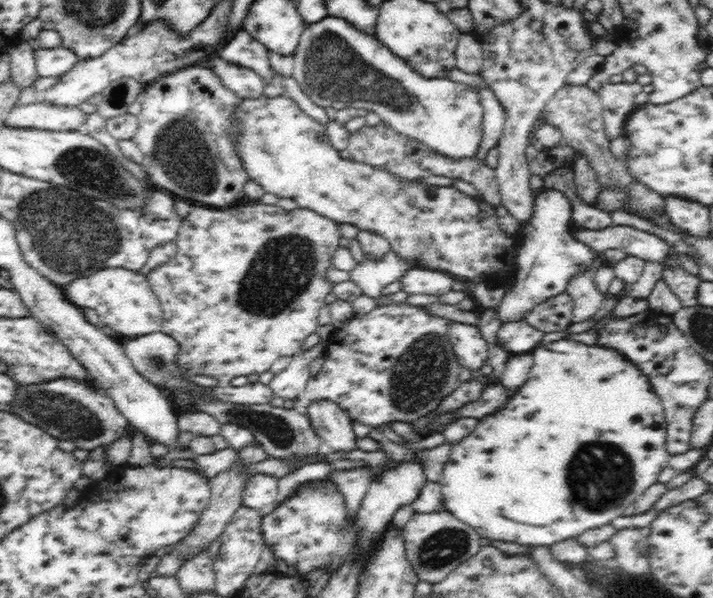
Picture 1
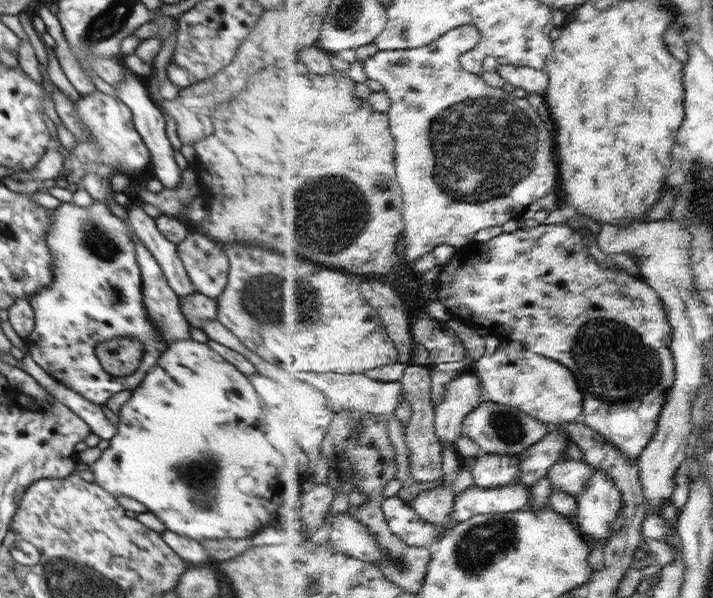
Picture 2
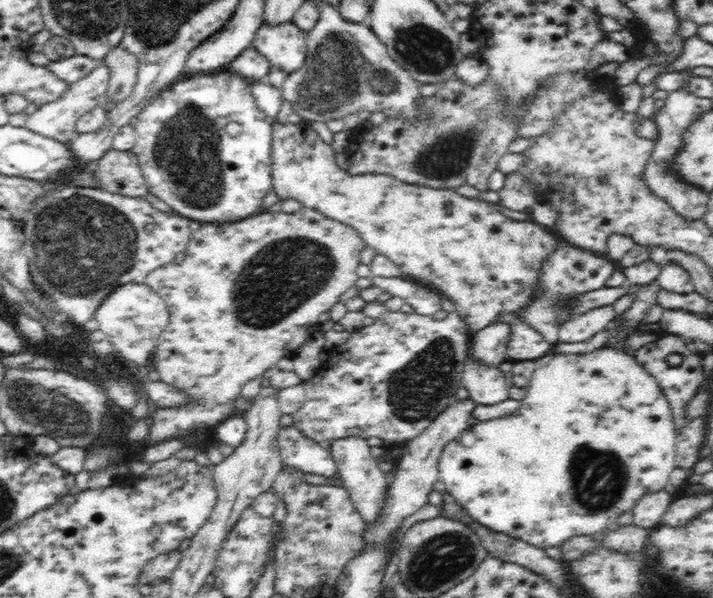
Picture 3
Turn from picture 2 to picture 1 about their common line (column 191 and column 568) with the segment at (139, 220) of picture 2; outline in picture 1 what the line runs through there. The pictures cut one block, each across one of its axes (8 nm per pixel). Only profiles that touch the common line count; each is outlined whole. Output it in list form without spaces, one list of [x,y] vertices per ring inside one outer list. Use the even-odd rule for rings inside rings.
[[[596,266],[576,273],[566,285],[565,293],[573,300],[572,323],[590,321],[594,314],[602,308],[606,295],[602,294],[594,284]]]

